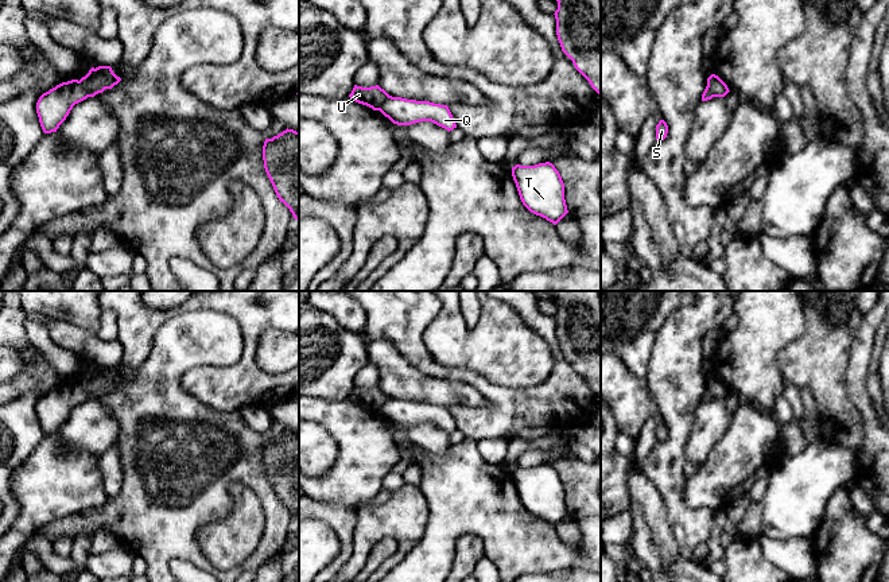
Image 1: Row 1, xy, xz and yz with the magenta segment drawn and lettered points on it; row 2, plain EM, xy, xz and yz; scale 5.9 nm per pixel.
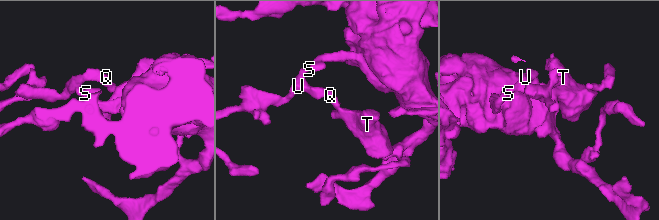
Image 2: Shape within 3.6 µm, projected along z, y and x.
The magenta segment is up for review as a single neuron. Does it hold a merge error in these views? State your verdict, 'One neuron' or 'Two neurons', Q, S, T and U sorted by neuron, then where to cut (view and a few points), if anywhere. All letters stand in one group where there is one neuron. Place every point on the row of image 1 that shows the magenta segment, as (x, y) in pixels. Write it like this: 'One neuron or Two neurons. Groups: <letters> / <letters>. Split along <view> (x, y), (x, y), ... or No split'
Two neurons. Groups: Q T / S U. Split along xy (80, 80), (90, 96)

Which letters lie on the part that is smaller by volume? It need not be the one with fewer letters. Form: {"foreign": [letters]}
{"foreign": ["Q", "T"]}

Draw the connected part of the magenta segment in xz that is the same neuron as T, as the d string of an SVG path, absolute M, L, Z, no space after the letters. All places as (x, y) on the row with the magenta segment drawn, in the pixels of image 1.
M550 162L535 166L512 167L523 205L533 214L556 225L567 213L564 183L559 171Z

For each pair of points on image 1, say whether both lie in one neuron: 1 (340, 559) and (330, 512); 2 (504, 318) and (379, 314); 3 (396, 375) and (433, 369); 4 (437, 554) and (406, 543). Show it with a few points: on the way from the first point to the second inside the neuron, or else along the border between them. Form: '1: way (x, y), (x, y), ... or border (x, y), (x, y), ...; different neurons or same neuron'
1: way (345, 547), (345, 528), (342, 524); same neuron
2: border (439, 305), (437, 317), (424, 333), (424, 345); different neurons
3: border (398, 350), (423, 372), (447, 377), (451, 381); different neurons
4: border (429, 518), (422, 538), (406, 554); different neurons

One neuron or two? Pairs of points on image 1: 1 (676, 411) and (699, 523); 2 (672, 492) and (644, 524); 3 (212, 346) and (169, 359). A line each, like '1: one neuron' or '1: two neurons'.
1: one neuron
2: two neurons
3: one neuron

